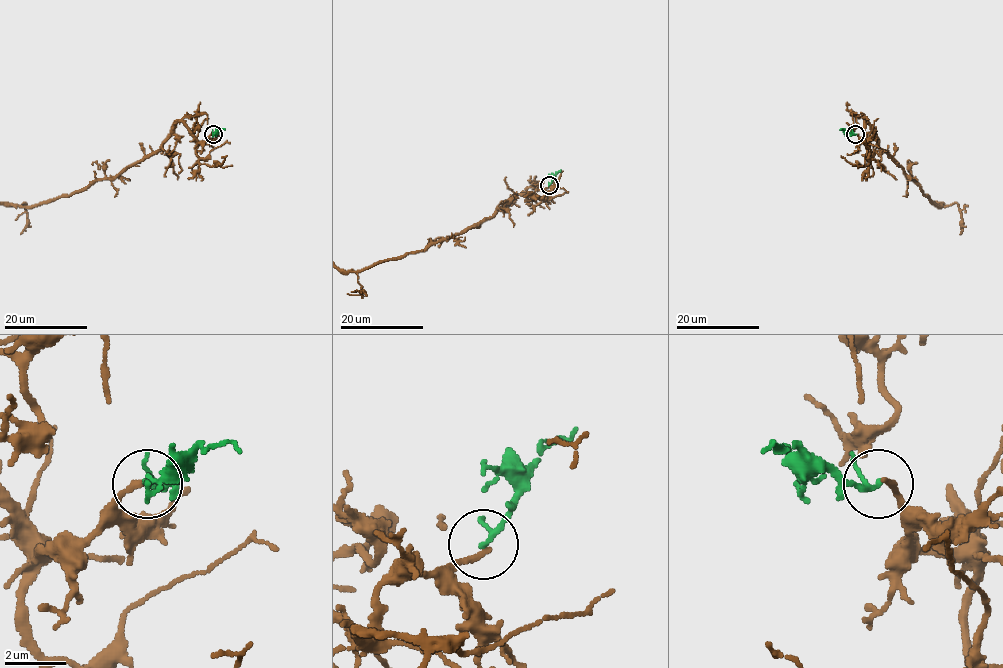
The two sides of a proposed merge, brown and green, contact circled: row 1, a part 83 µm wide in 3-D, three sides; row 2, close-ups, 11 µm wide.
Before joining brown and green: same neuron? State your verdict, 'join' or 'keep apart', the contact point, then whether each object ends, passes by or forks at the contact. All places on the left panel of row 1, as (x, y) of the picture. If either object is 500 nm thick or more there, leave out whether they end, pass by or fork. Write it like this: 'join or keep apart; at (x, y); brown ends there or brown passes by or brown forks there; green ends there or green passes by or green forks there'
keep apart; at (213, 134); brown ends there; green passes by

